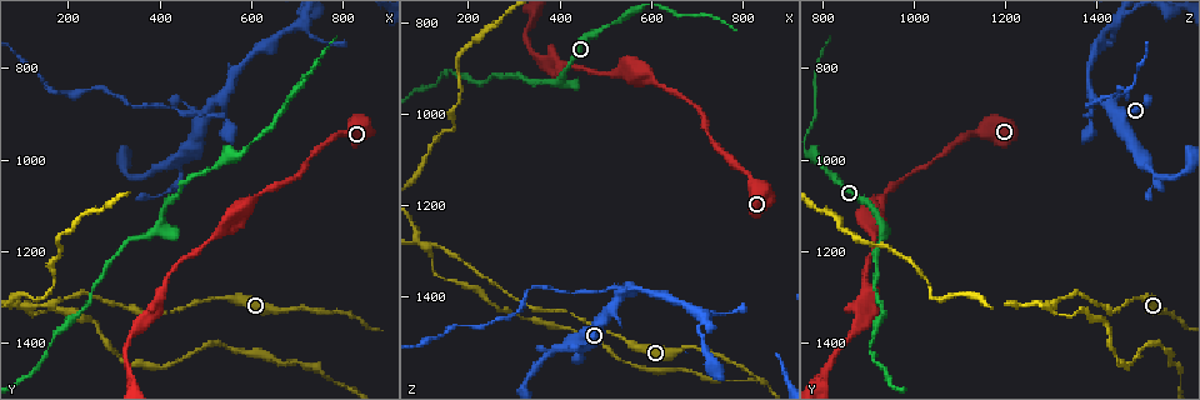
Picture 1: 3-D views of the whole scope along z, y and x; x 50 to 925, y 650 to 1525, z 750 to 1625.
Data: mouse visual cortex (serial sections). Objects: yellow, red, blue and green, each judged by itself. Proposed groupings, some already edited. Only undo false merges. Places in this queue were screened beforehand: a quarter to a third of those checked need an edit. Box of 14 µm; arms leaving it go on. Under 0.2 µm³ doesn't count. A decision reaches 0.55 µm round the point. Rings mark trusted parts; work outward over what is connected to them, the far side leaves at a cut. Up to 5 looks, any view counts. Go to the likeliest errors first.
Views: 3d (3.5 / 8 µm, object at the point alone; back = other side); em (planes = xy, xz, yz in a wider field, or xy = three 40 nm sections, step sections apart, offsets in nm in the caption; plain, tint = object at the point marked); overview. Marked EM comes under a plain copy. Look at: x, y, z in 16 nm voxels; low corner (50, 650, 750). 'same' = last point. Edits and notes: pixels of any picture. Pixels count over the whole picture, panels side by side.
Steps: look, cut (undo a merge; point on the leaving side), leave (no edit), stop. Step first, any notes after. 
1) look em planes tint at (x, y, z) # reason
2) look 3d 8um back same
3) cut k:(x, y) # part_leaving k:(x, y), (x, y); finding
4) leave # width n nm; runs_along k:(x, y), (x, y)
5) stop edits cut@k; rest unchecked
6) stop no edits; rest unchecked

look 3d 3.5um back at (110, 1315, 1290) # abrupt turn

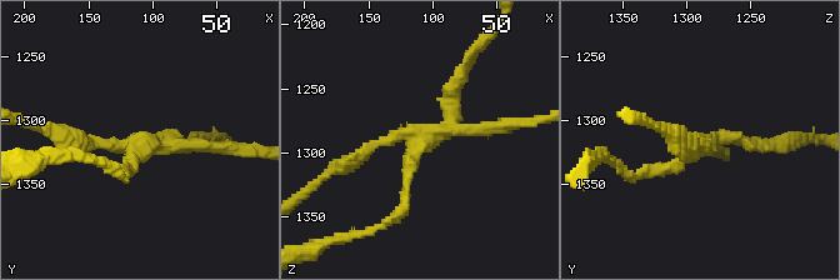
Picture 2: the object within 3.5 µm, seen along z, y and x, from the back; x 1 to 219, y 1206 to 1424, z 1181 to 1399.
look em planes tint at (116, 1322, 1290) # arms 4; arm_widths 150, 150, 150, 200 nm; shape alone is not enough

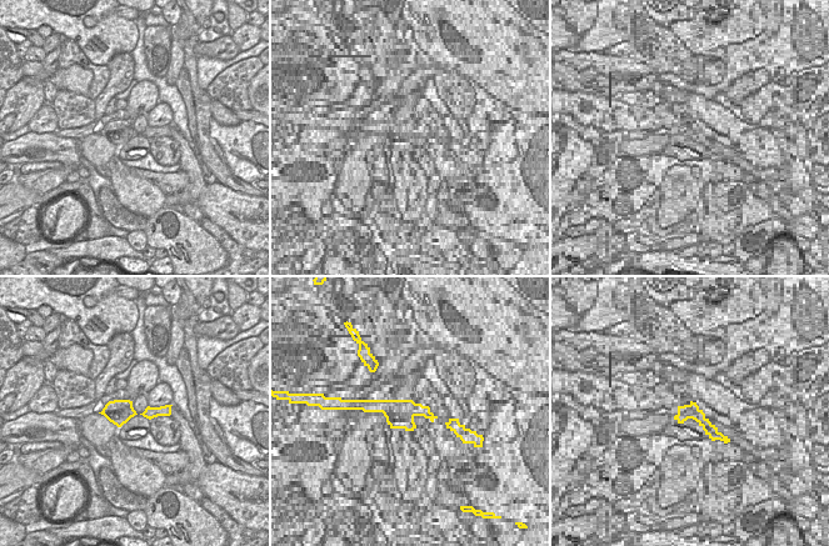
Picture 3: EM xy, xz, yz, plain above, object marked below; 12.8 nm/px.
look em xy step 2 tint same # another direction

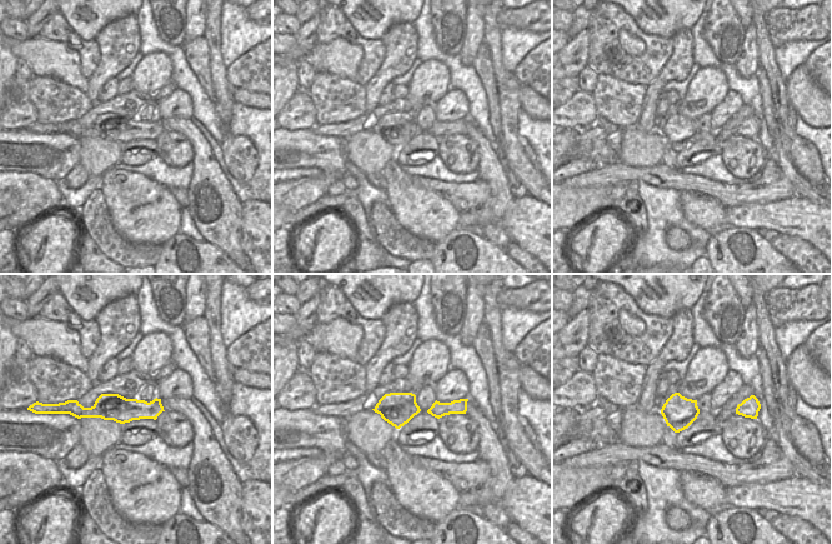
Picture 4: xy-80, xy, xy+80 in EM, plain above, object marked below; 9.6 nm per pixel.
cut 2:(760, 146) # width 320 nm; part_leaving 2:(414, 141), (406, 199), (368, 230); two cells meet here

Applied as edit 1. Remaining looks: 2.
look 3d 8um at (530, 875, 1385) # three-way junction

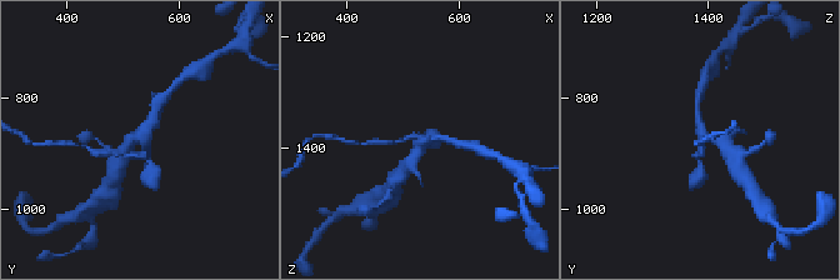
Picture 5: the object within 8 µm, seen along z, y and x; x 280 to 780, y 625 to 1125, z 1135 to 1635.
look em xy step 2 tint at (530, 865, 1385)

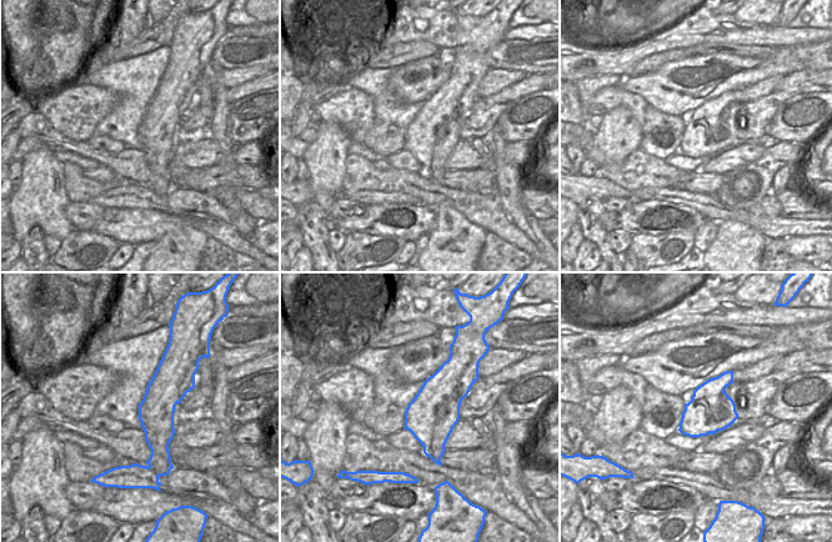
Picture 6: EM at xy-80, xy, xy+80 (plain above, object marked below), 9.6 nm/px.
cut 5:(145, 175) # part_leaving 5:(145, 154), (135, 158), (94, 153); two cells meet here

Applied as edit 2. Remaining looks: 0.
stop edits cut@2, cut@5; rest unchecked

